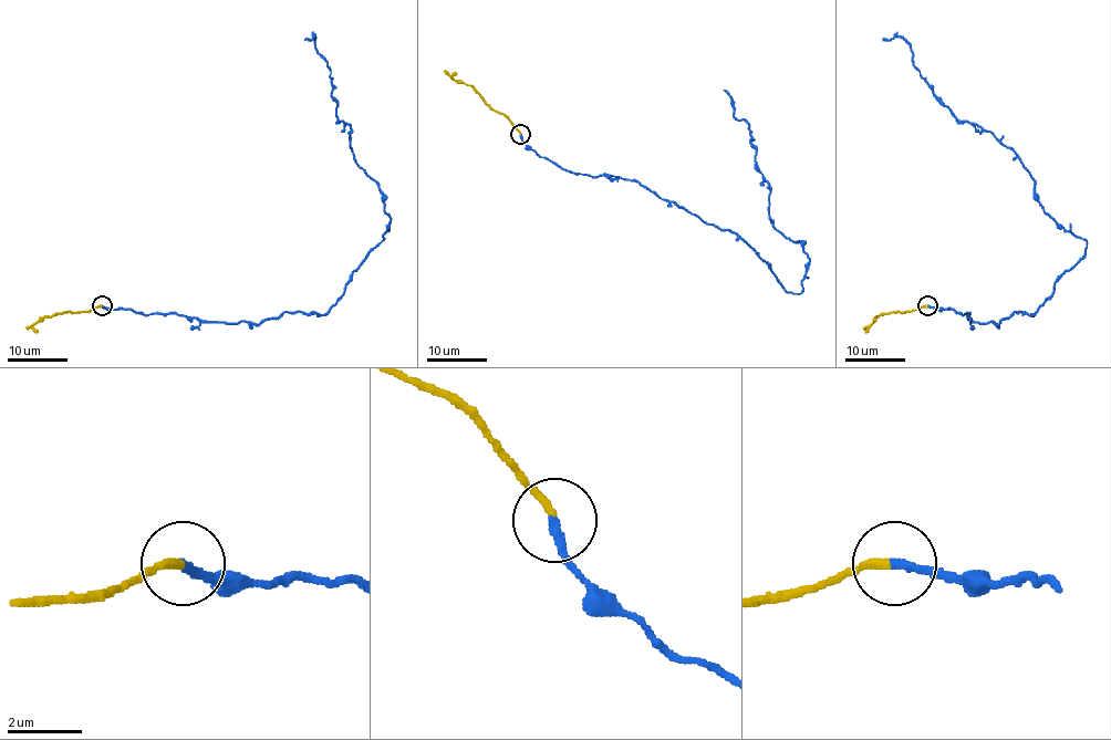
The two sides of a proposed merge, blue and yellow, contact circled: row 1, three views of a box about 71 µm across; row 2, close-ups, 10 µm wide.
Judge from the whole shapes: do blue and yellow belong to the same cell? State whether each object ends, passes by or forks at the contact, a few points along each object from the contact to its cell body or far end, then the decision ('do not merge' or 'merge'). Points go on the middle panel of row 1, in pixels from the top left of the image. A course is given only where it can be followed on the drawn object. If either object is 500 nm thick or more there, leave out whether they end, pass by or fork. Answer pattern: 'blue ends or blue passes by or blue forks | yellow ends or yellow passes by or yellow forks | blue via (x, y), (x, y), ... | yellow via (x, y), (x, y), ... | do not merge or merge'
blue ends | yellow ends | blue via (521, 135), (568, 172), (637, 180), (731, 230), (800, 293), (809, 258), (774, 227), (749, 125), (724, 90) | yellow via (521, 133), (469, 85), (459, 83), (444, 71) | merge

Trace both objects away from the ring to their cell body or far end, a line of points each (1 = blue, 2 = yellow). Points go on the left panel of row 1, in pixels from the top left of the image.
1: (102, 306), (258, 324), (324, 314), (343, 294), (390, 217), (305, 38)
2: (102, 306), (55, 312), (24, 327)

